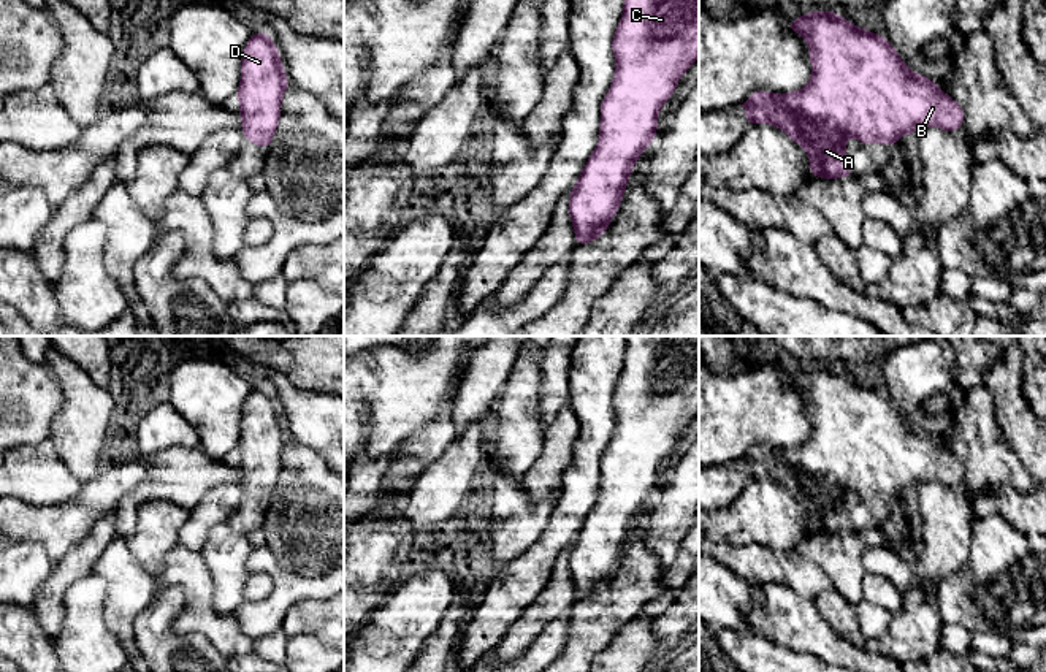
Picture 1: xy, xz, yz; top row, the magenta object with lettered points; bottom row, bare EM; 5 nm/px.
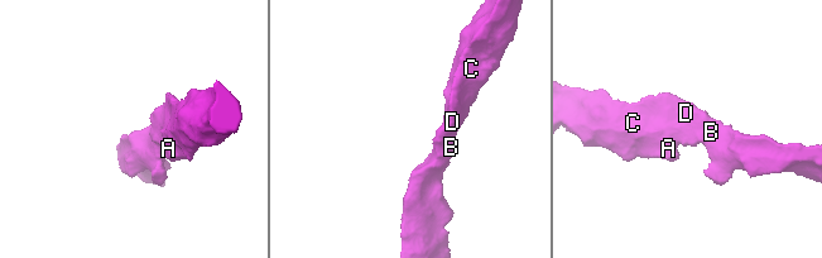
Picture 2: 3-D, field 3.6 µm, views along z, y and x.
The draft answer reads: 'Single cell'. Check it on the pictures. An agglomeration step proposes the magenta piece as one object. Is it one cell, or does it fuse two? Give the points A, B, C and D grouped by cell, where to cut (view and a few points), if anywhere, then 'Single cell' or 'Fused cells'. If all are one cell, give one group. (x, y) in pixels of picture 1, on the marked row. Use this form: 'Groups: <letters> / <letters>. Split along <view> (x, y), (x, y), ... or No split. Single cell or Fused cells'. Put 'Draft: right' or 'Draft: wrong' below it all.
Groups: A B C D. No split. Single cell
Draft: right

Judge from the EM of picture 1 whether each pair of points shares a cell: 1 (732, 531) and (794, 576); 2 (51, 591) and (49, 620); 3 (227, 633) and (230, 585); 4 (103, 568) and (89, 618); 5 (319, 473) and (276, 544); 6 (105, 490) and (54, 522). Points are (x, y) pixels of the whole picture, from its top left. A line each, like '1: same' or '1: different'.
1: different
2: same
3: different
4: different
5: same
6: same

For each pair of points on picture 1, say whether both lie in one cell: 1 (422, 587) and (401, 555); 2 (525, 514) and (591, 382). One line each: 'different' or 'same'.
1: different
2: different

